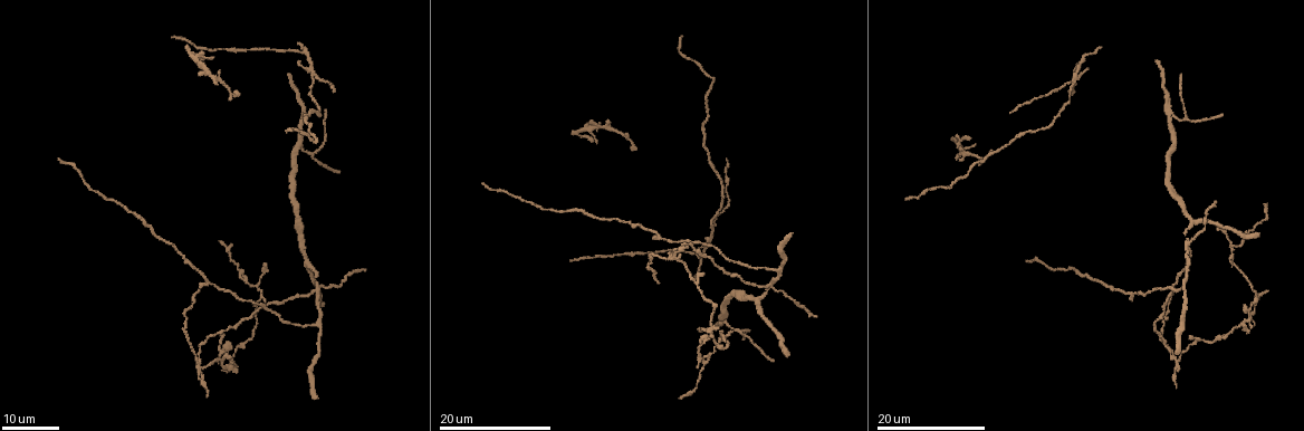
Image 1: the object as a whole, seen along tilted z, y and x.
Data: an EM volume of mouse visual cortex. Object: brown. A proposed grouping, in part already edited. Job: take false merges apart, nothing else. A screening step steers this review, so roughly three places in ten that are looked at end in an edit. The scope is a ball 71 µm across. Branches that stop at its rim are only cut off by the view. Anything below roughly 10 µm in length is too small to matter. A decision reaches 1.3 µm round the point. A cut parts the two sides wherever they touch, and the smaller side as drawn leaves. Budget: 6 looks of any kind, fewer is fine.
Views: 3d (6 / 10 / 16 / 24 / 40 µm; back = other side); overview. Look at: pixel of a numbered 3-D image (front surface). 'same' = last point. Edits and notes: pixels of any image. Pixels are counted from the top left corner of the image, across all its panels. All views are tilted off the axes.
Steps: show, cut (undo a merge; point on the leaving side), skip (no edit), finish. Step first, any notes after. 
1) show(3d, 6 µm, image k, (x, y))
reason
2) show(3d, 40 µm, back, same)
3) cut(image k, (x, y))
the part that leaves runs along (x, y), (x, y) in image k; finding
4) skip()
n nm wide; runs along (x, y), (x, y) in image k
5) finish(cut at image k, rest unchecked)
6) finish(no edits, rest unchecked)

show(3d, 24 µm, image 1, (1189, 246))

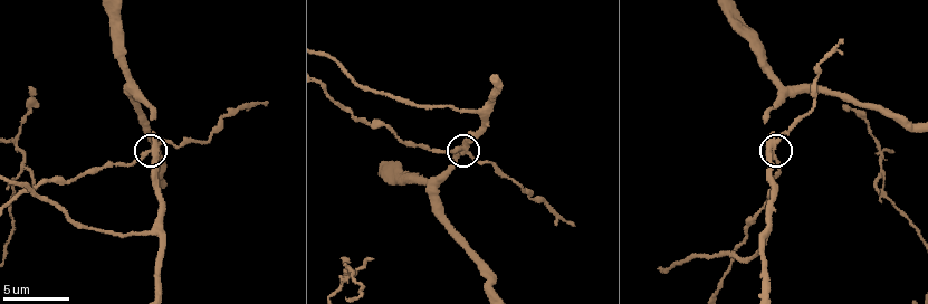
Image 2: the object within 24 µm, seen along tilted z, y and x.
show(3d, 6 µm, image 2, (147, 149))
closer look

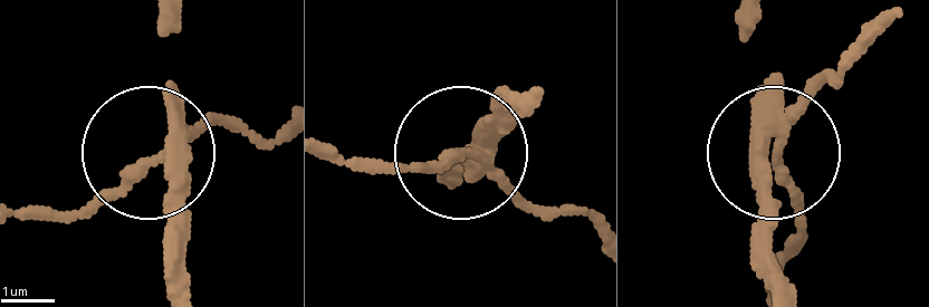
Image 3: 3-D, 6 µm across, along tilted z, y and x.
cut(image 3, (116, 197))
290 nm wide; the part that leaves runs along (482, 165), (332, 159) in image 3; two neurons meet here

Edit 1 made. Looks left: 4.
show(3d, 16 µm, image 2, (436, 181))
three arms meet

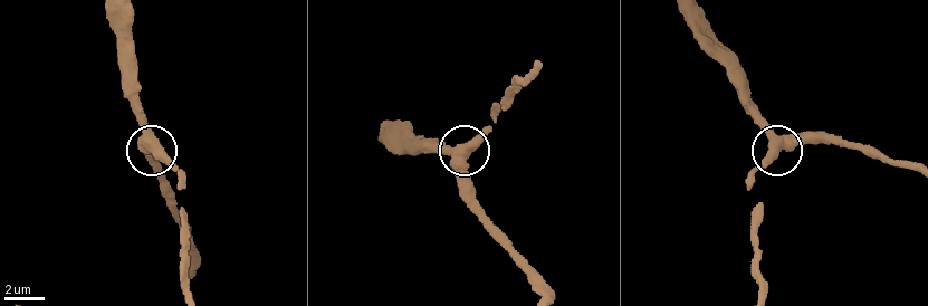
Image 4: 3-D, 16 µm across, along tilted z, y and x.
show(3d, 6 µm, image 4, (777, 146))

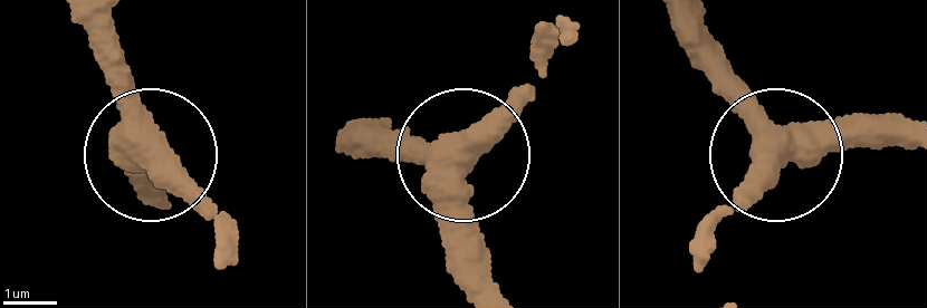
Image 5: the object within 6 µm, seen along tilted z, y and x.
skip()
3 arms; all the same neuron

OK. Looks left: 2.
show(3d, 24 µm, image 1, (727, 320))

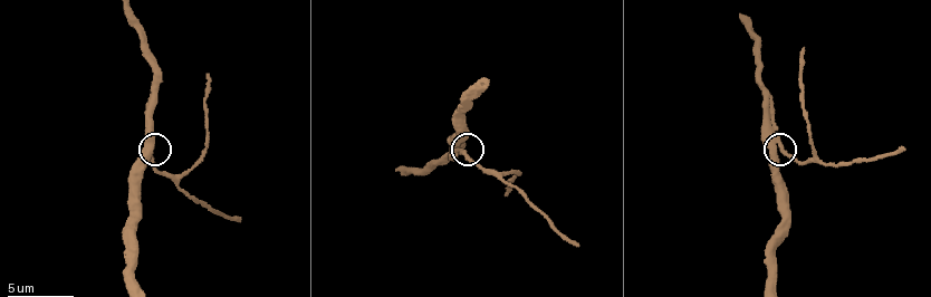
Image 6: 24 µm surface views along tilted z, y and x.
show(3d, 10 µm, image 6, (782, 151))
closer look

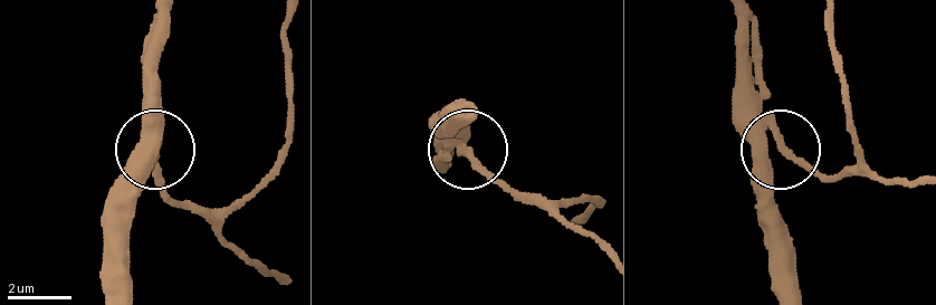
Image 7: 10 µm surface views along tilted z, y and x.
skip()
one neuron here

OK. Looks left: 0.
finish(cut at image 3, rest unchecked)

